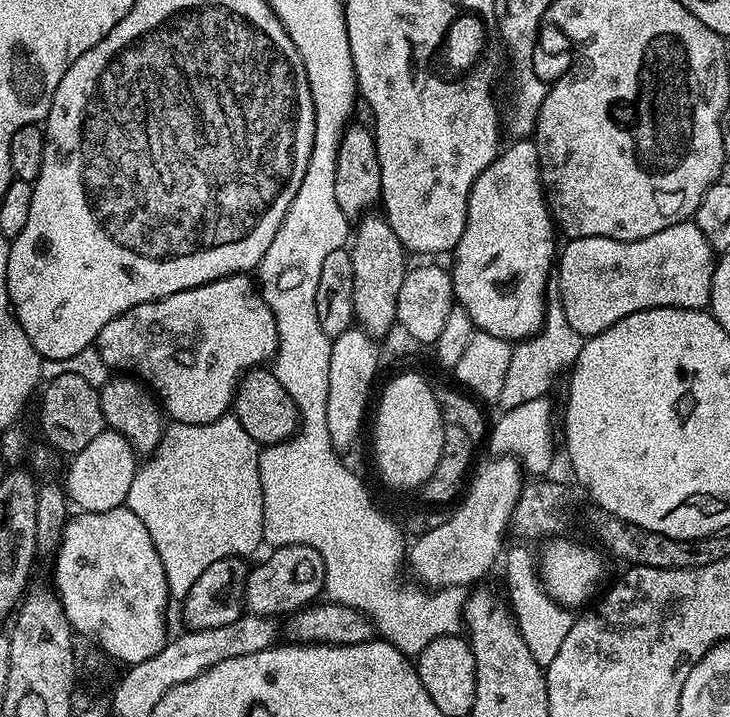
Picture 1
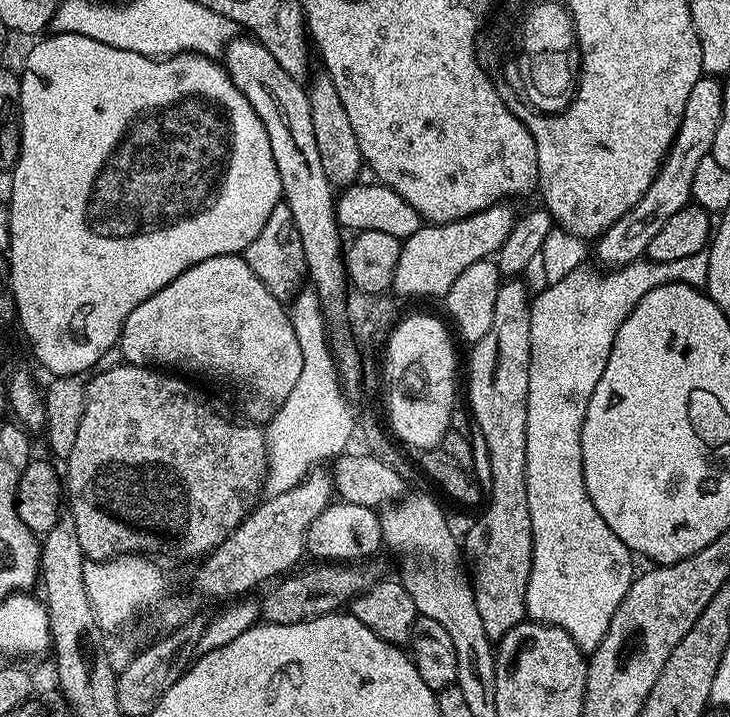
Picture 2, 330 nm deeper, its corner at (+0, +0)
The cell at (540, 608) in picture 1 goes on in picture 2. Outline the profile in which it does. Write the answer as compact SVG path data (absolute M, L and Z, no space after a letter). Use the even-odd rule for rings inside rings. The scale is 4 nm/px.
M707 251L698 254L690 254L687 258L677 258L674 262L658 262L641 258L622 265L621 268L611 270L599 270L600 272L591 272L588 266L583 266L568 274L563 280L549 284L547 288L535 293L531 297L532 309L530 310L530 366L528 367L528 401L526 402L526 498L530 506L530 522L532 523L532 573L526 586L526 612L533 621L541 624L553 624L562 630L566 630L581 652L590 654L598 645L601 644L602 638L605 637L606 630L610 630L610 618L614 618L614 610L626 598L626 590L630 590L634 579L632 572L632 560L634 553L632 549L625 546L622 538L606 526L602 514L590 502L590 494L586 490L584 481L584 471L582 470L582 422L586 418L586 410L590 406L590 398L594 394L594 386L598 386L598 378L602 378L602 370L606 370L606 358L610 358L610 350L614 346L614 338L618 334L618 326L626 322L626 318L638 306L638 302L650 290L658 286L667 284L685 284L691 288L703 289L708 283L710 274L710 258Z

